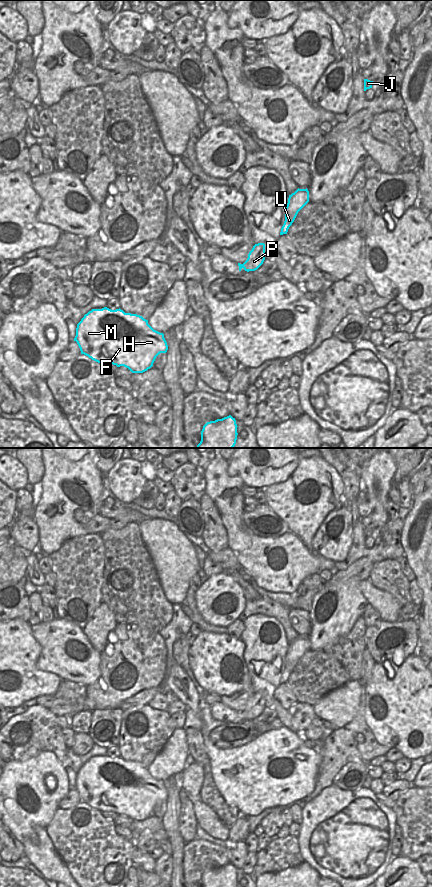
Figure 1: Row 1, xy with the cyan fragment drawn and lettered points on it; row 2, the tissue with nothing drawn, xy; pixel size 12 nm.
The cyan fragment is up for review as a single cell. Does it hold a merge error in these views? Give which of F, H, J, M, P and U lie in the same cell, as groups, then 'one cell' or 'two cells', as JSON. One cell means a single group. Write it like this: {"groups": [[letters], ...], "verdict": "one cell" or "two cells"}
{"groups": [["F", "H", "M", "P", "U"], ["J"]], "verdict": "two cells"}

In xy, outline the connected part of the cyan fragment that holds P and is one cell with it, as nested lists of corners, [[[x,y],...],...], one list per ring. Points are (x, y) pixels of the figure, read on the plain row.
[[[255,692],[249,700],[247,708],[243,712],[238,711],[239,719],[242,716],[247,720],[255,719],[263,712],[264,708],[265,706],[261,702],[260,693]]]

